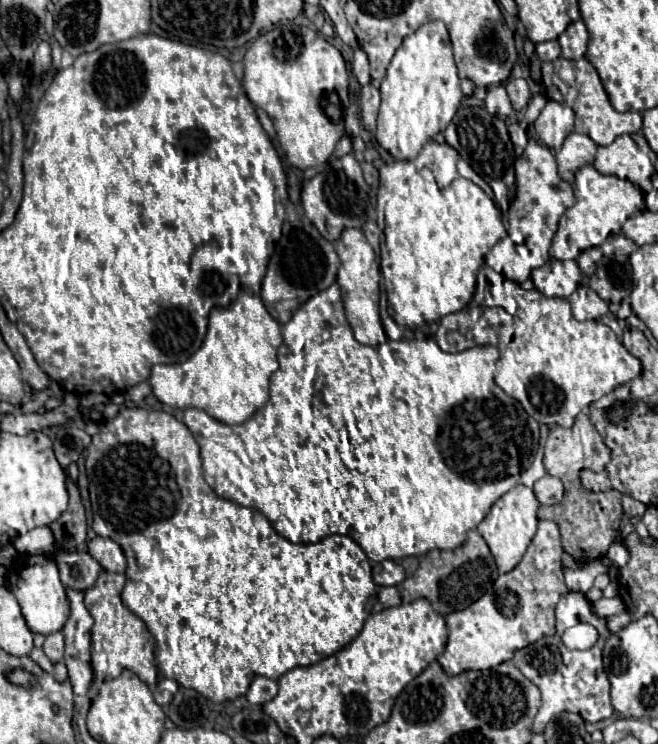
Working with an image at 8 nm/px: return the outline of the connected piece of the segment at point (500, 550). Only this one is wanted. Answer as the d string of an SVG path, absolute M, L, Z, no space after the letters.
M534 485L532 488L526 488L526 486L516 486L512 488L510 492L506 492L492 508L490 512L486 514L486 518L478 524L478 532L484 536L488 548L492 548L492 556L496 560L496 566L498 570L504 574L504 572L510 572L524 556L530 540L534 538L536 534L536 526L538 526L538 500L536 500L536 494L534 496Z

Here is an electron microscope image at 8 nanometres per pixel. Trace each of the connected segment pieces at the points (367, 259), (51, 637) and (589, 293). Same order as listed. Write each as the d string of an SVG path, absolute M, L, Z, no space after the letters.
M348 228L342 232L340 242L334 244L336 254L340 256L338 268L338 286L342 290L342 302L346 308L346 318L352 326L354 338L366 346L378 346L387 341L380 314L378 314L378 298L380 298L380 264L372 246L368 244L362 230Z
M52 632L52 634L48 634L42 650L44 650L46 656L50 658L50 662L62 660L62 656L64 656L64 636L62 636L62 632Z
M578 286L568 302L576 320L600 320L608 314L608 302L604 302L590 286Z

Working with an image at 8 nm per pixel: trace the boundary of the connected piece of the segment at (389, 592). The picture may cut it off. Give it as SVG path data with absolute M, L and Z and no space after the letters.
M384 586L378 590L378 600L384 604L384 606L398 606L400 604L400 592L396 586Z

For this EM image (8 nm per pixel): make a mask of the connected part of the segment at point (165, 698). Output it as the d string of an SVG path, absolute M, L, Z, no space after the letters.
M162 678L154 690L154 700L160 704L160 706L166 706L170 704L172 696L176 694L178 690L178 682L176 680L168 680L168 678Z

